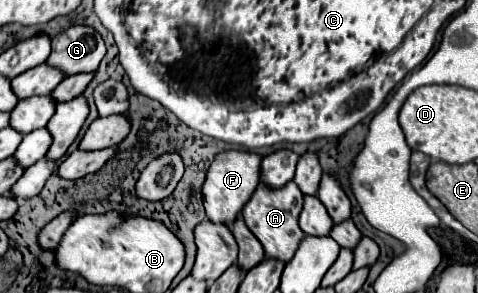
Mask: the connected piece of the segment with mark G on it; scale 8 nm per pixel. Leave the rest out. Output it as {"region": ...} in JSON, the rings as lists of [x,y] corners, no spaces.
{"region":[[[71,26],[51,40],[51,54],[45,60],[45,64],[59,68],[63,76],[73,76],[81,72],[95,72],[103,56],[105,56],[103,38],[91,26]]]}

